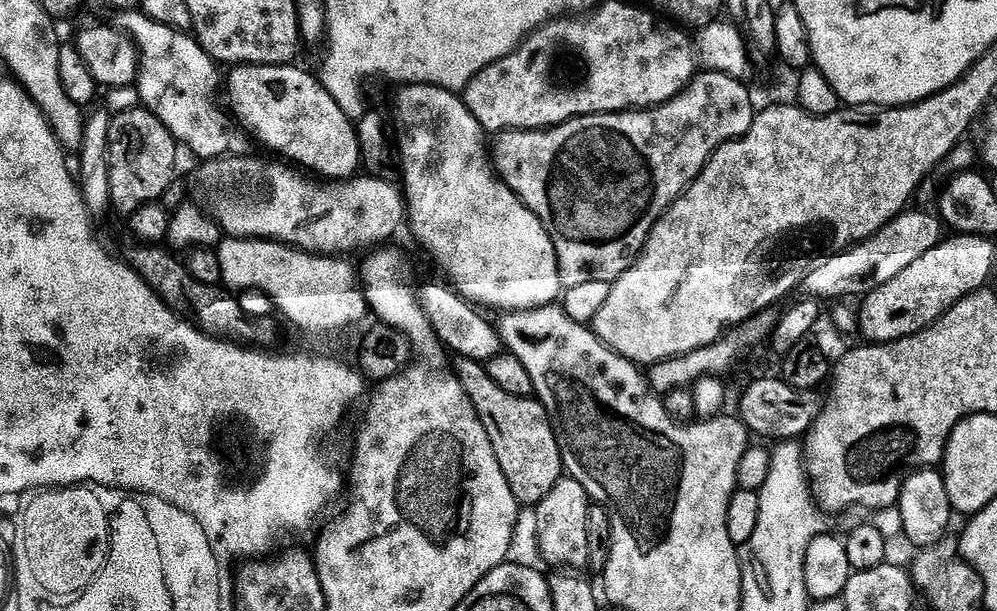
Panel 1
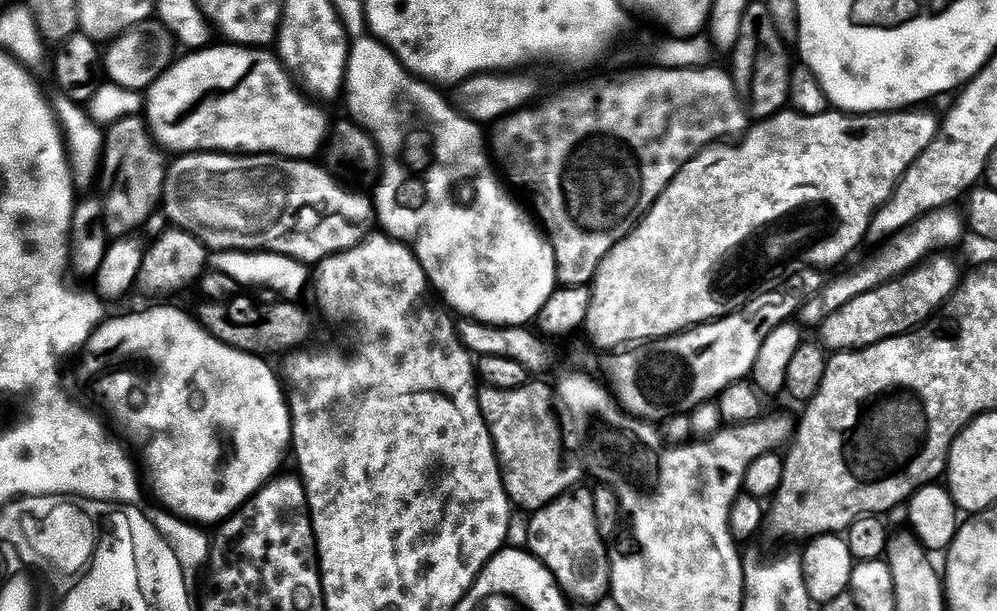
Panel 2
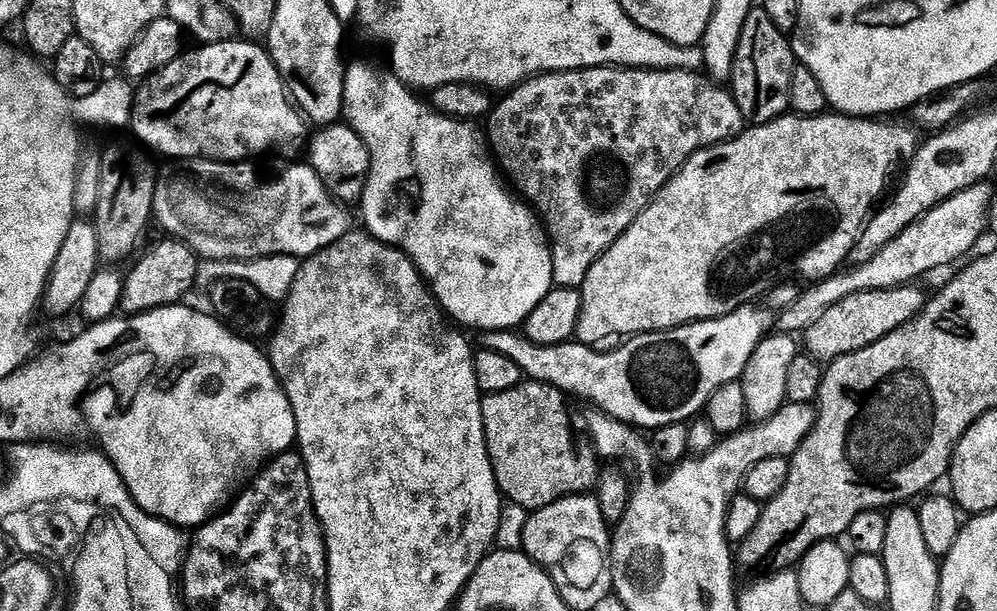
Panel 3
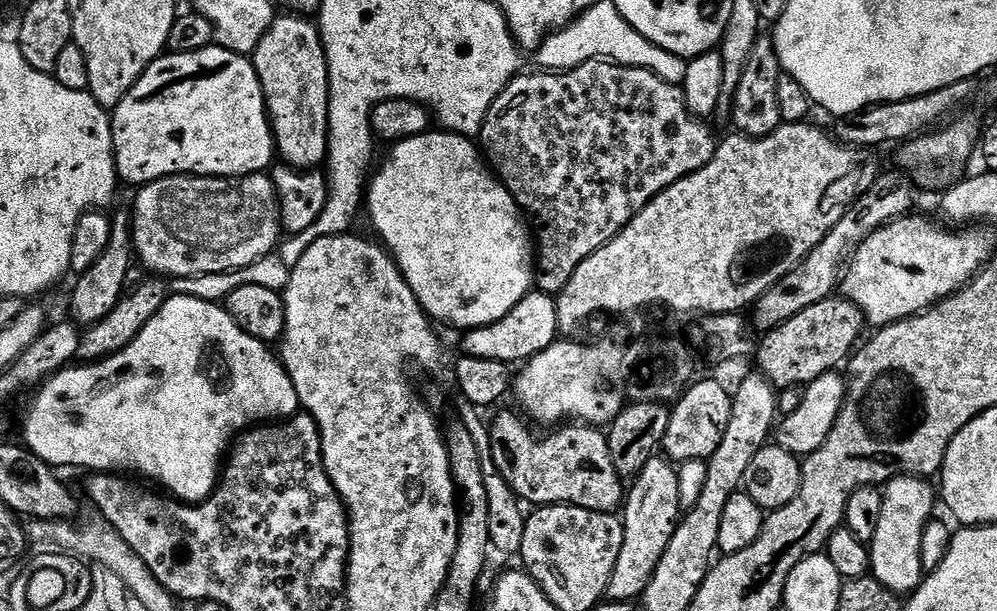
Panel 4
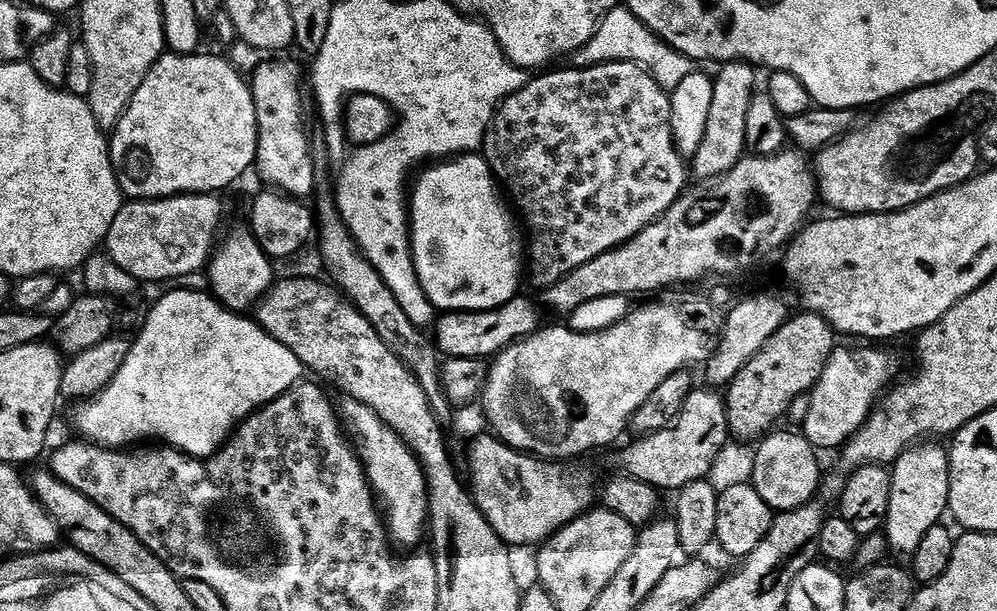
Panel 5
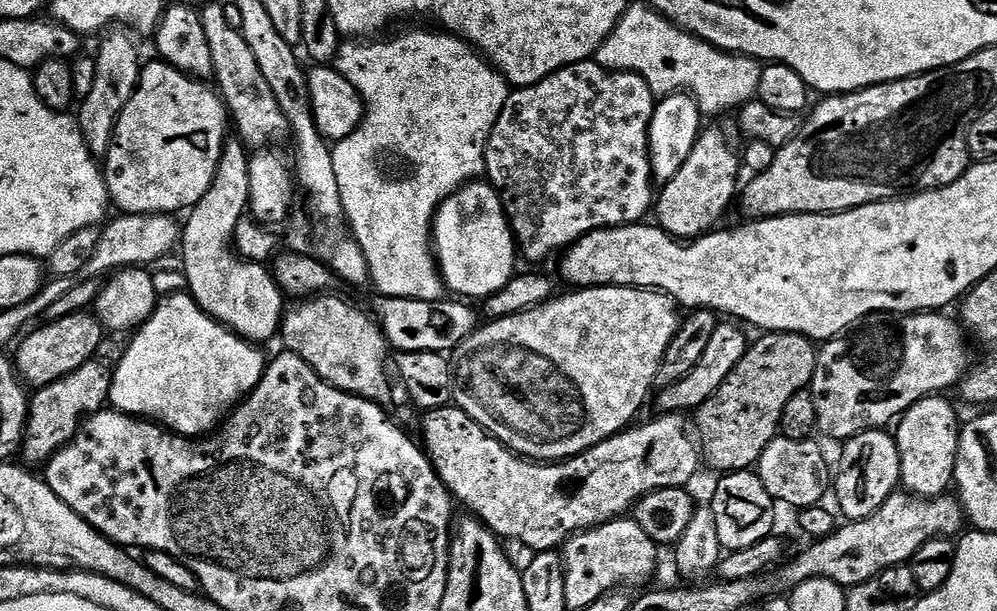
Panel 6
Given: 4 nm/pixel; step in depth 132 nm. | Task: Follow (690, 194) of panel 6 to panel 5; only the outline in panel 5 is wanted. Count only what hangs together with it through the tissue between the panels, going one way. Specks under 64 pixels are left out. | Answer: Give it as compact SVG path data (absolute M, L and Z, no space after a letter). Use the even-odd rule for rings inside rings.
M728 62L720 73L715 73L712 85L714 99L710 101L710 115L706 121L706 135L702 146L690 157L690 172L697 181L711 182L726 174L746 155L746 110L757 91L757 69L747 62Z

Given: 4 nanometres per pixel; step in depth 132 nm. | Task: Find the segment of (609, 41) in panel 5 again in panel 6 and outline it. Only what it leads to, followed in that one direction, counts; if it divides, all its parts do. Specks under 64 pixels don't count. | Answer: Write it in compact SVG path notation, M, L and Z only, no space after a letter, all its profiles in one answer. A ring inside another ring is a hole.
M629 3L624 17L614 26L612 33L605 38L602 46L595 54L595 61L603 68L612 72L636 72L650 86L650 90L657 98L672 95L673 92L687 92L693 96L696 104L705 117L718 116L727 108L739 109L756 96L758 82L760 81L761 61L752 59L751 56L738 56L731 52L723 52L705 40L699 40L685 32L679 24L672 23L667 16L657 12L647 3Z

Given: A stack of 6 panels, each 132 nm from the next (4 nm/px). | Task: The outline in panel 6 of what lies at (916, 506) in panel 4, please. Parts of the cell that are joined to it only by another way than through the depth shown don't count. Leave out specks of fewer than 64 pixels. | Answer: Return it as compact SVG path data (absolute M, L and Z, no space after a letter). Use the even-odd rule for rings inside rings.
M940 394L922 398L899 417L894 428L900 455L900 483L903 491L913 496L943 496L954 484L960 433L958 423L956 424L956 412L951 404L943 399L946 398Z

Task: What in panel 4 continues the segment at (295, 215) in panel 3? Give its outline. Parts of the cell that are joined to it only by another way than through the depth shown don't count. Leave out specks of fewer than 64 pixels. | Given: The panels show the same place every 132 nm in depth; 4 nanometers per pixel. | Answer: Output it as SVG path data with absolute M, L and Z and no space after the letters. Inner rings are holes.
M257 174L255 176L167 176L158 178L154 182L143 185L136 196L136 205L130 208L130 223L132 225L132 246L134 256L149 268L149 273L160 278L186 277L214 275L219 272L238 271L239 268L248 267L258 263L263 256L268 256L274 252L275 244L282 237L282 225L280 222L280 199L276 196L276 188L272 184L272 177L268 174Z

